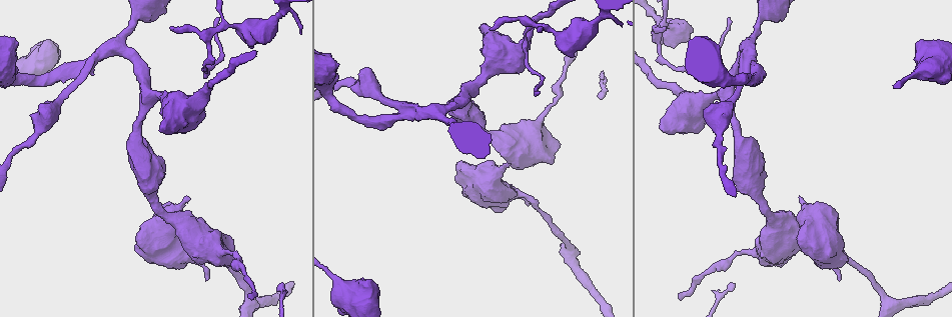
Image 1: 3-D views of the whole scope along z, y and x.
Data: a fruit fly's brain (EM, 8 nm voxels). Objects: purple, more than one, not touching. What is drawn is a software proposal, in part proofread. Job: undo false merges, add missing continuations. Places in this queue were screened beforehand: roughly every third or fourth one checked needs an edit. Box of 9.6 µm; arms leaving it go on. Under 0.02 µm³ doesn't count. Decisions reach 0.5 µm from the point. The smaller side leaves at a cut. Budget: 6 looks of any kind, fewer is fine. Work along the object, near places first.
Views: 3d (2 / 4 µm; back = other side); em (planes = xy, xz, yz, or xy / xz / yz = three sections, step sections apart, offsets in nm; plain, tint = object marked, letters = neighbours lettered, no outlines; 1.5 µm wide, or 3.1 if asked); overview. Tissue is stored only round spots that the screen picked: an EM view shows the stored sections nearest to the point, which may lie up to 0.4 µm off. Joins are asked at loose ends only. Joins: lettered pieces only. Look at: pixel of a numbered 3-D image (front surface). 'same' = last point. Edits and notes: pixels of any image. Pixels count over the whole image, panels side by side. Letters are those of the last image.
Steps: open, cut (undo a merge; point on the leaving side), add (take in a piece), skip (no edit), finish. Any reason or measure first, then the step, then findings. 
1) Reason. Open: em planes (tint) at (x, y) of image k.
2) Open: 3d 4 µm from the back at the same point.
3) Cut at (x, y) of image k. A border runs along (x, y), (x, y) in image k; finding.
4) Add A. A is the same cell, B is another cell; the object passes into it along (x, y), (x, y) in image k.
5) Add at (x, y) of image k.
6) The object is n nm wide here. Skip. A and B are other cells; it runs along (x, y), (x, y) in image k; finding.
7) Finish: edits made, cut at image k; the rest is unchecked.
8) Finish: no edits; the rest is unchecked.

Open: em planes (letters) at (248, 295) of image 1.

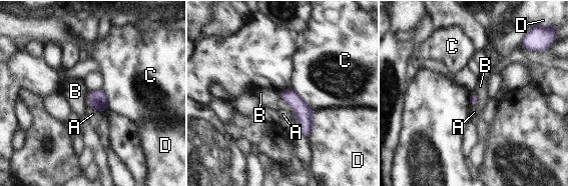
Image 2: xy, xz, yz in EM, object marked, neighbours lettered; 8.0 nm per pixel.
Skip. A, B, C and D are other cells; a border runs along (89, 92), (88, 107) in image 2; no lettered piece goes on from it.

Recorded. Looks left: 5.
Branch stops here. Open: em planes (letters) at (666, 29) of image 1.

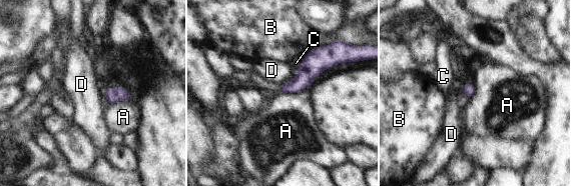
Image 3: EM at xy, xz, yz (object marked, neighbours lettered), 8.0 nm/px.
The longest contact is with A, 260 nm. Skip. A, B, C and D are other cells; a border runs along (310, 85), (294, 93), (279, 91) in image 3; none of them fits.

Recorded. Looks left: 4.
Free end. Open: em planes (plain) at (839, 280) of image 1.

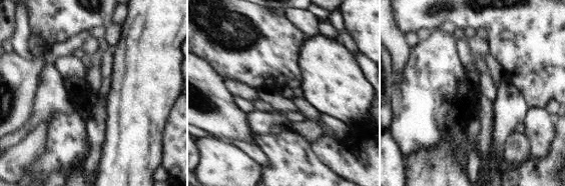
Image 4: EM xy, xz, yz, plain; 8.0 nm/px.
Open: em planes (tint) at the same point.

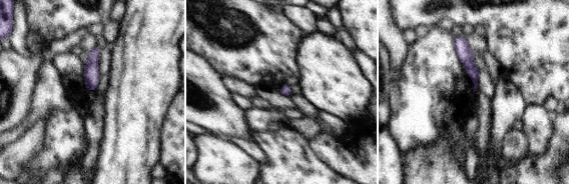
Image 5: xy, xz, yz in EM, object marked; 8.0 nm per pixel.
What lies round it. Open: em planes (letters) at the same point.

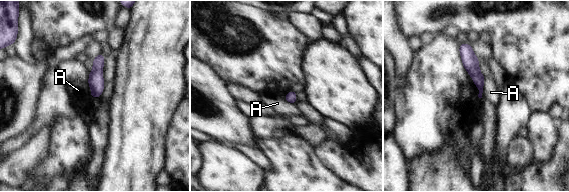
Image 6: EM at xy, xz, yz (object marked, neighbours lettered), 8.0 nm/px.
The object is 80 nm wide here. Skip. A is another cell; a border runs along (485, 77), (481, 97) in image 6; no lettered piece goes on from it.

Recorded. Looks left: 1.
Finish: no edits; the rest is unchecked.

